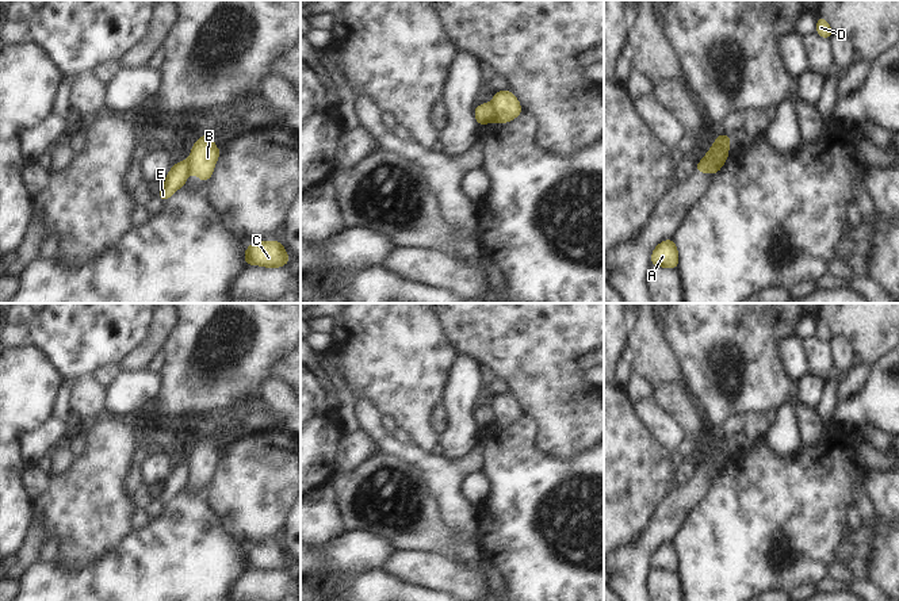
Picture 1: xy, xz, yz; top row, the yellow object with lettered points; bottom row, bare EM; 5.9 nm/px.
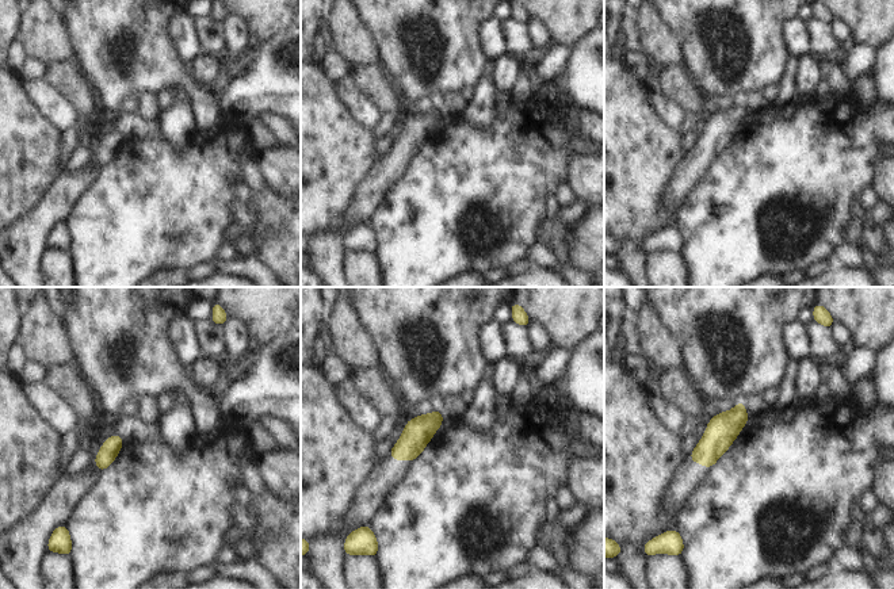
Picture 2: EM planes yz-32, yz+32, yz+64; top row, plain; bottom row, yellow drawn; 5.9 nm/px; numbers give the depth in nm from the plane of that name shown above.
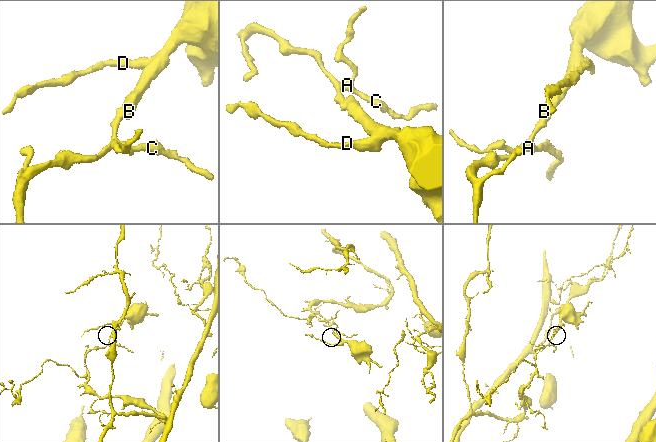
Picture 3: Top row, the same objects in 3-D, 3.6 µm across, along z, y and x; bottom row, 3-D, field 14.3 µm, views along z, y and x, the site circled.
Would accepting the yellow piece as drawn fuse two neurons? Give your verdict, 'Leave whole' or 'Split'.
Split

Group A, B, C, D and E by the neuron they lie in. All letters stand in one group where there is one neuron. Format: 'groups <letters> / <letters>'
groups A C E / B D

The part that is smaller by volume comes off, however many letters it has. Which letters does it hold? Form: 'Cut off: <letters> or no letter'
Cut off: B, D

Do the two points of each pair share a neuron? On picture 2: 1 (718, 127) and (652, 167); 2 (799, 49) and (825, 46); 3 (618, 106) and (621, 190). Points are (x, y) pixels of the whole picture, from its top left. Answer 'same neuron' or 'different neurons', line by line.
1: different neurons
2: different neurons
3: same neuron

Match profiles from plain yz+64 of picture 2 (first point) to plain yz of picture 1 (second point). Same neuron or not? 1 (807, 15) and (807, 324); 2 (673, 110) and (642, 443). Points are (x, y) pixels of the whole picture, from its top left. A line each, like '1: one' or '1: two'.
1: one
2: two

